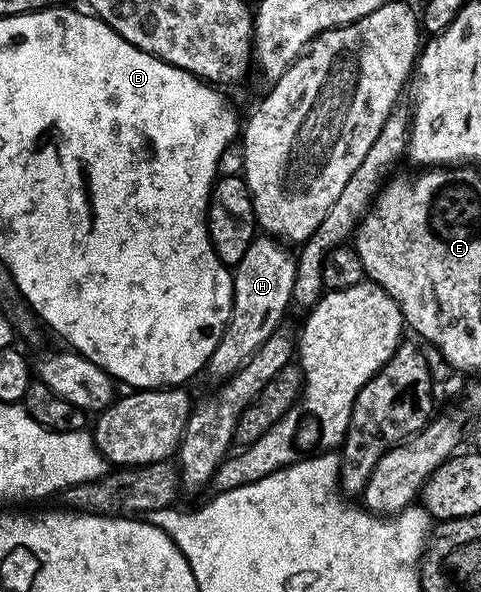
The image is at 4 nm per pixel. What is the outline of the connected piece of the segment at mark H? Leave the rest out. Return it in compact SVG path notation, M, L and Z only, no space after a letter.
M257 236L252 239L250 248L246 248L246 256L234 268L232 275L232 311L230 320L222 332L222 340L218 340L218 348L210 356L206 367L206 374L213 378L213 383L219 384L226 378L238 372L254 356L254 352L262 344L266 344L273 332L281 329L284 313L287 312L288 306L293 305L292 289L294 288L294 276L296 275L296 259L290 253L289 247L281 244L277 239L271 236Z

